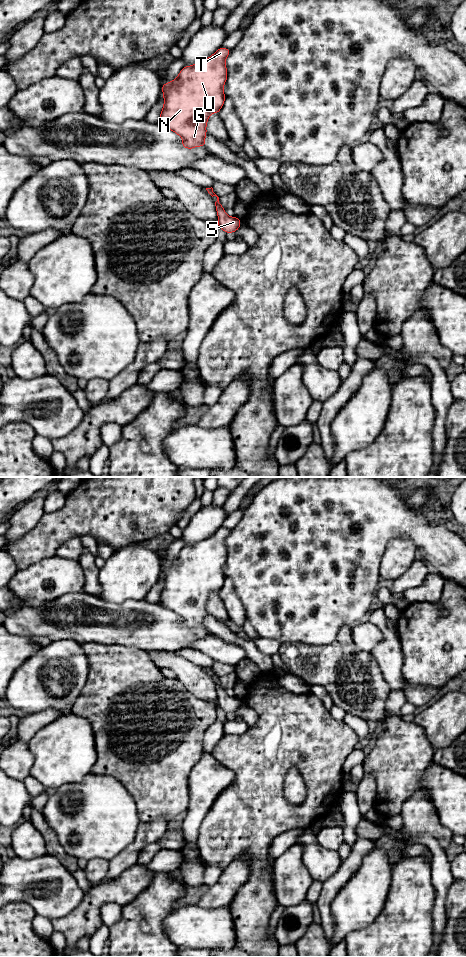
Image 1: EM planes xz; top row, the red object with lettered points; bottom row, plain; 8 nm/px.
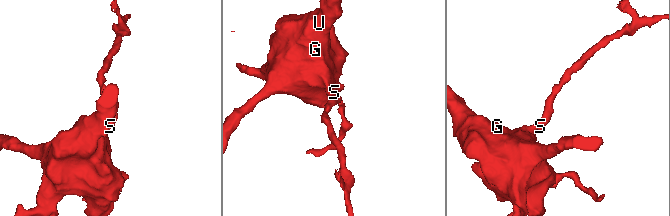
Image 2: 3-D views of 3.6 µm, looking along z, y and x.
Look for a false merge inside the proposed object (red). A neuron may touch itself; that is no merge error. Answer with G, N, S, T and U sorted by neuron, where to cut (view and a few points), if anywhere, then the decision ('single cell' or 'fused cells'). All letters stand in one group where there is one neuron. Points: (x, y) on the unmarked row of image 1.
G N S T U | no cut | single cell

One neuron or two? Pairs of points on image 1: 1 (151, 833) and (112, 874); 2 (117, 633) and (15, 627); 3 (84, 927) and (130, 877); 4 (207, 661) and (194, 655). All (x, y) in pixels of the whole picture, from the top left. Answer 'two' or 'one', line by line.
1: one
2: one
3: one
4: one

